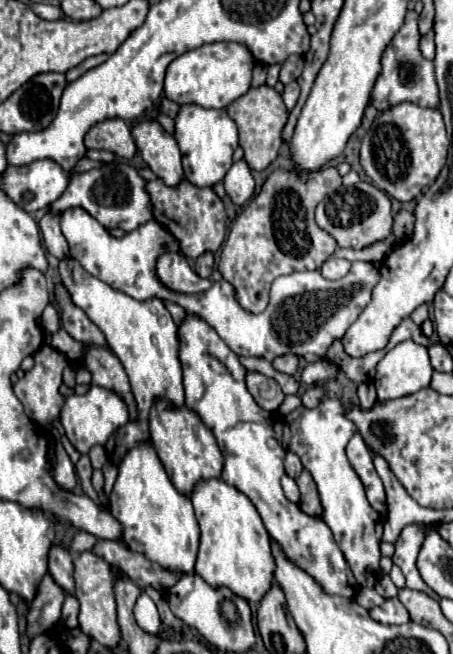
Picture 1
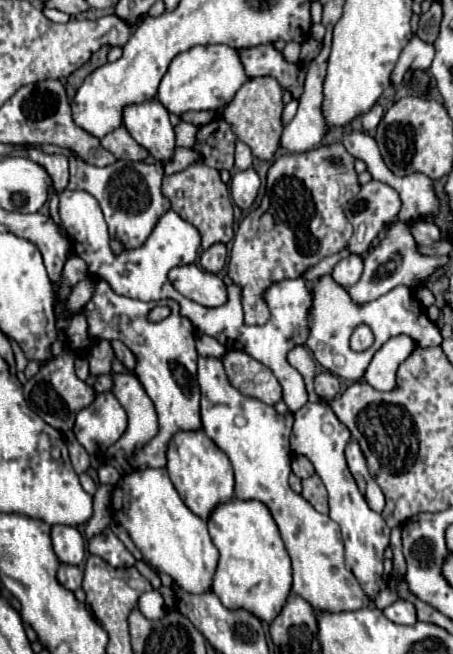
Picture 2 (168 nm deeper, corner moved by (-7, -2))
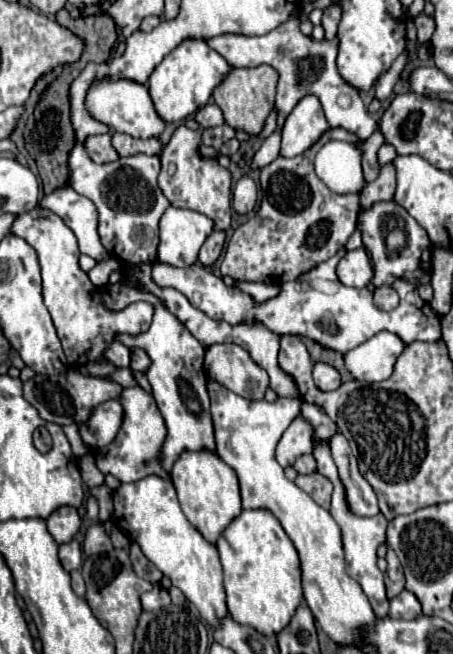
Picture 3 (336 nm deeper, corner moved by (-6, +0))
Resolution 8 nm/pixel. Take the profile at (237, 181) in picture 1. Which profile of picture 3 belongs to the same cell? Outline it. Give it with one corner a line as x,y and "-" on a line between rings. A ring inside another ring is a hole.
244,175
236,181
236,187
234,187
234,193
232,193
232,207
236,209
236,213
244,215
244,213
250,213
254,207
256,207
256,183

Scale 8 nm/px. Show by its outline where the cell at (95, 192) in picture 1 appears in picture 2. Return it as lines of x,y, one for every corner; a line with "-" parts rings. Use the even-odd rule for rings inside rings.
69,157
69,185
67,189
79,189
91,193
105,215
111,239
117,239
123,249
141,247
155,229
157,219
171,207
167,197
161,193
163,179
163,163
145,163
145,161
115,161
109,167
95,167
85,161
77,161
77,157

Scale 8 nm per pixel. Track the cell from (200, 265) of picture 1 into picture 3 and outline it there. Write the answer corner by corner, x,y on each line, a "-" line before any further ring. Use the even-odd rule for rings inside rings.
212,231
208,235
208,239
204,241
202,249
200,249
200,263
202,265
214,265
214,261
220,257
224,247
224,233
222,231

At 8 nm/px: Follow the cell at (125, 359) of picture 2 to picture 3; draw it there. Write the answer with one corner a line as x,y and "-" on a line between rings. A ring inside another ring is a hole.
138,347
130,349
130,369
132,371
146,371
146,365
150,365
150,357

